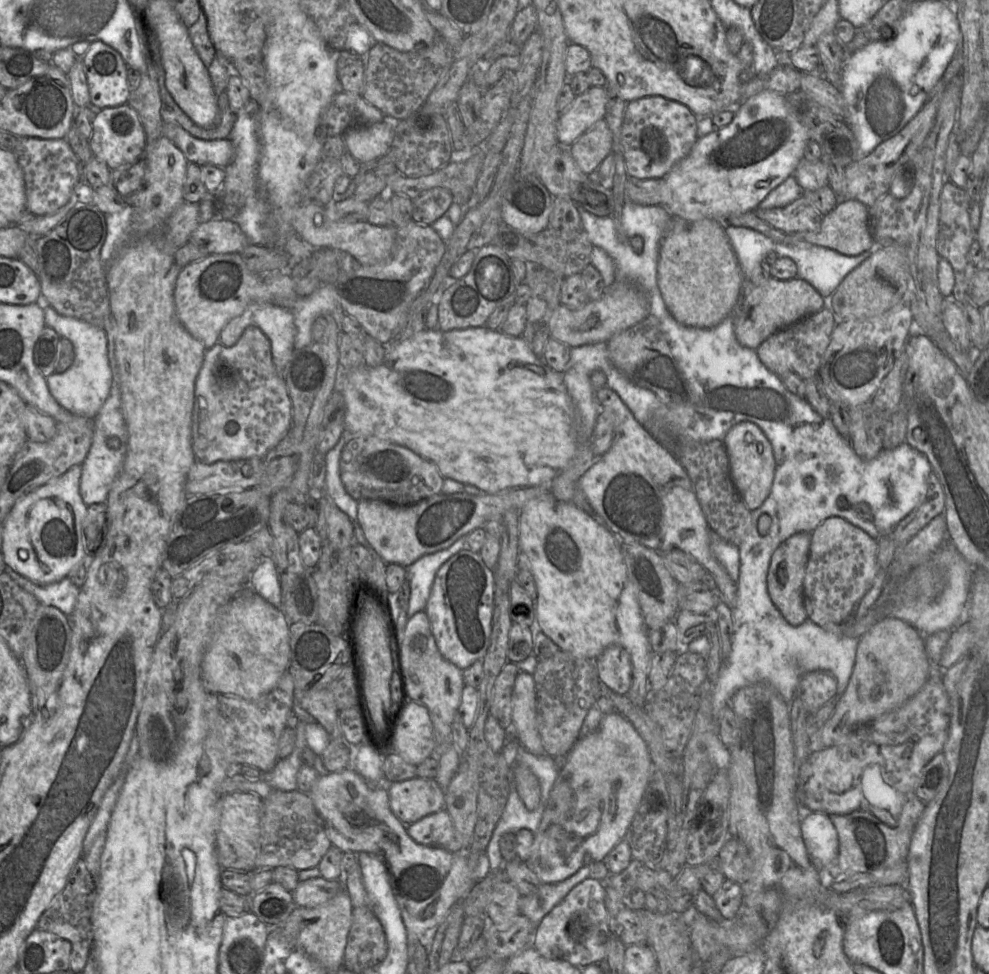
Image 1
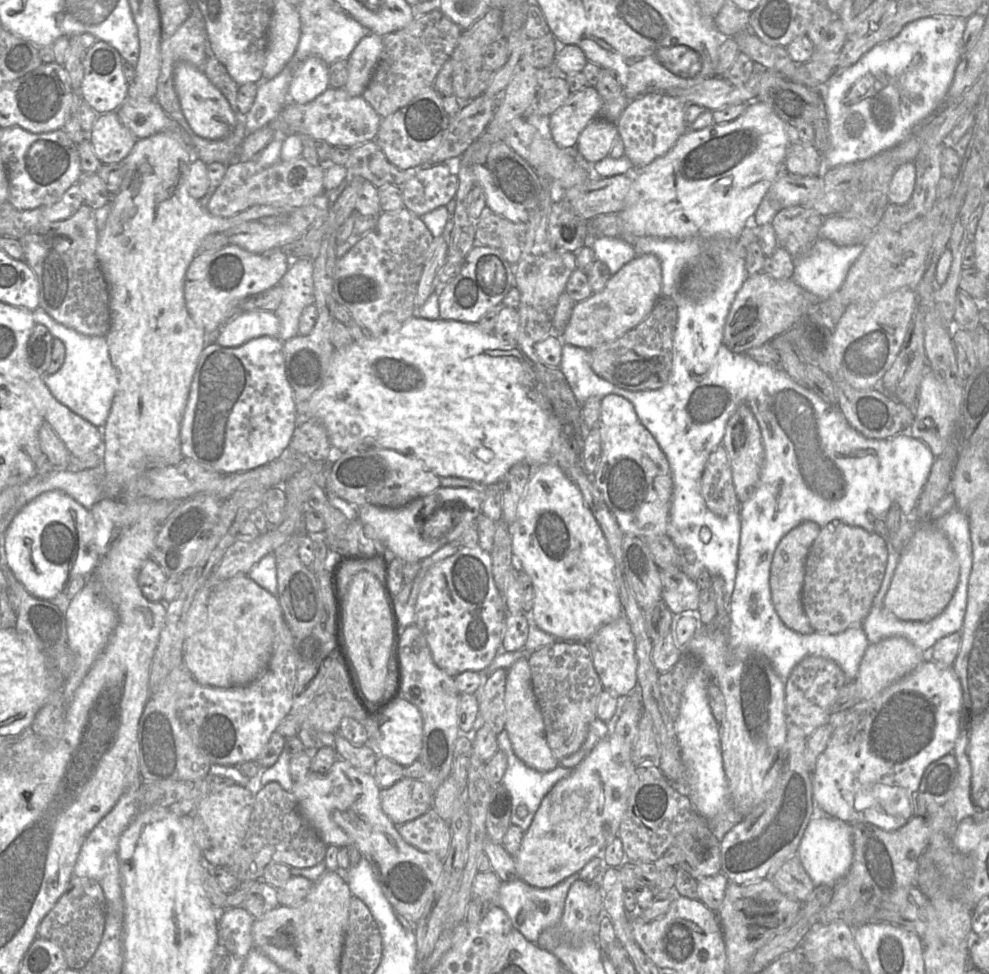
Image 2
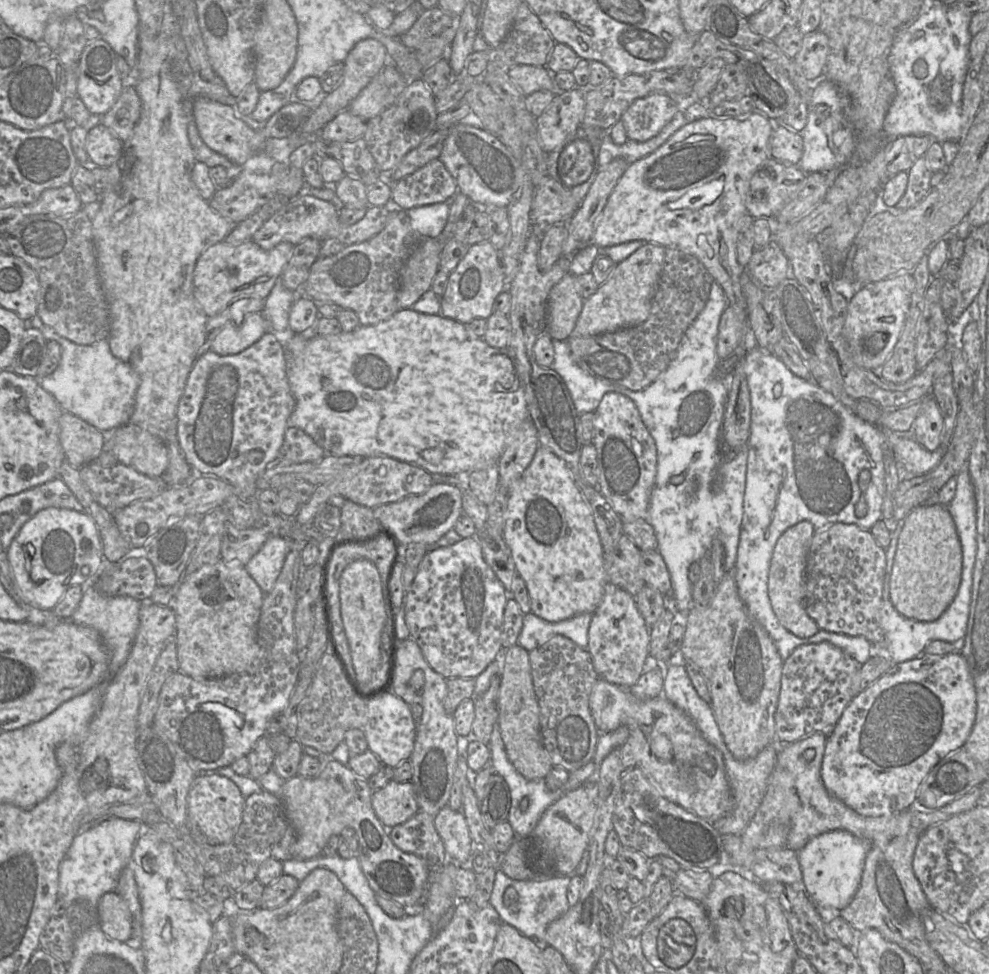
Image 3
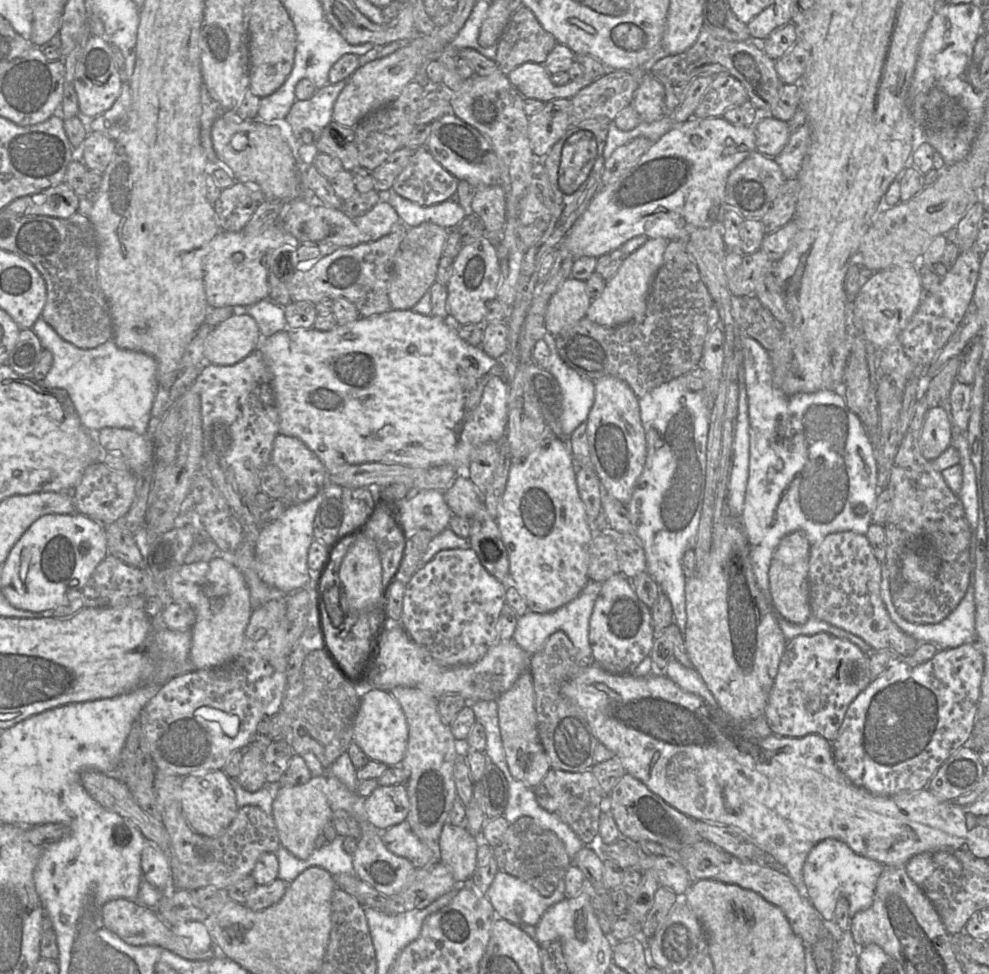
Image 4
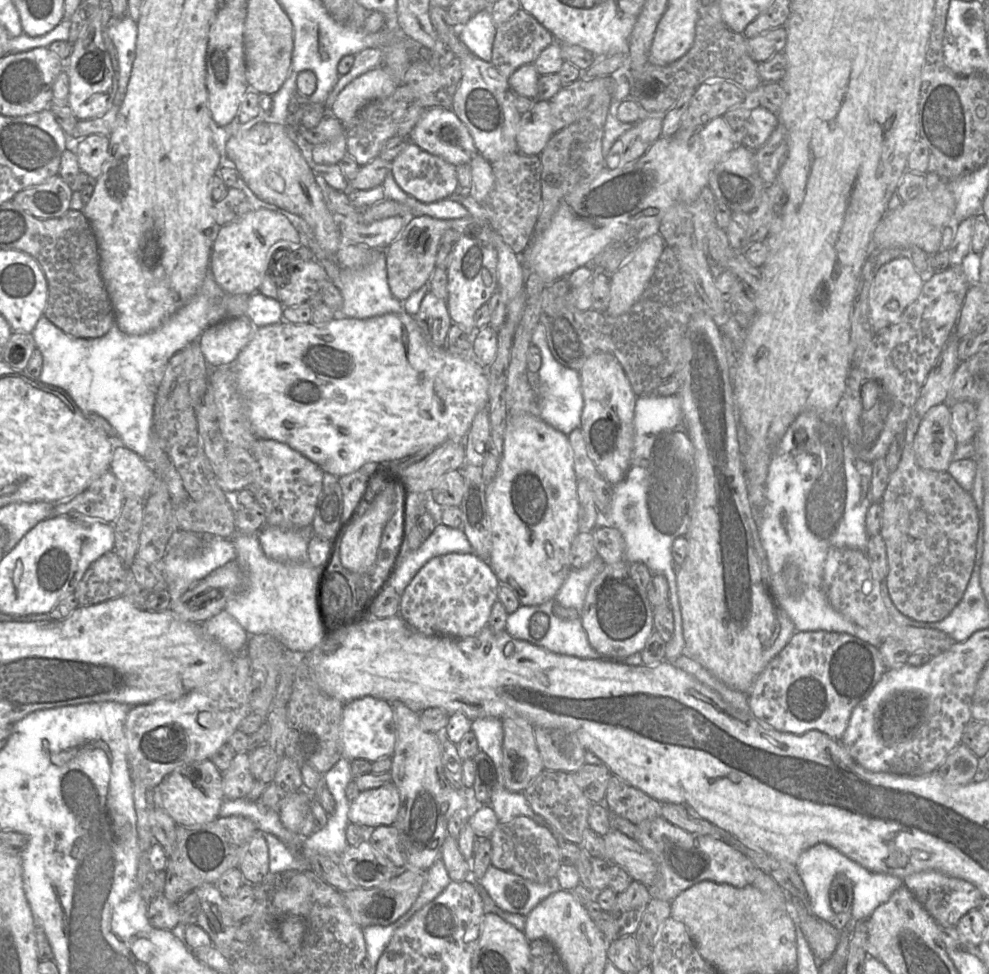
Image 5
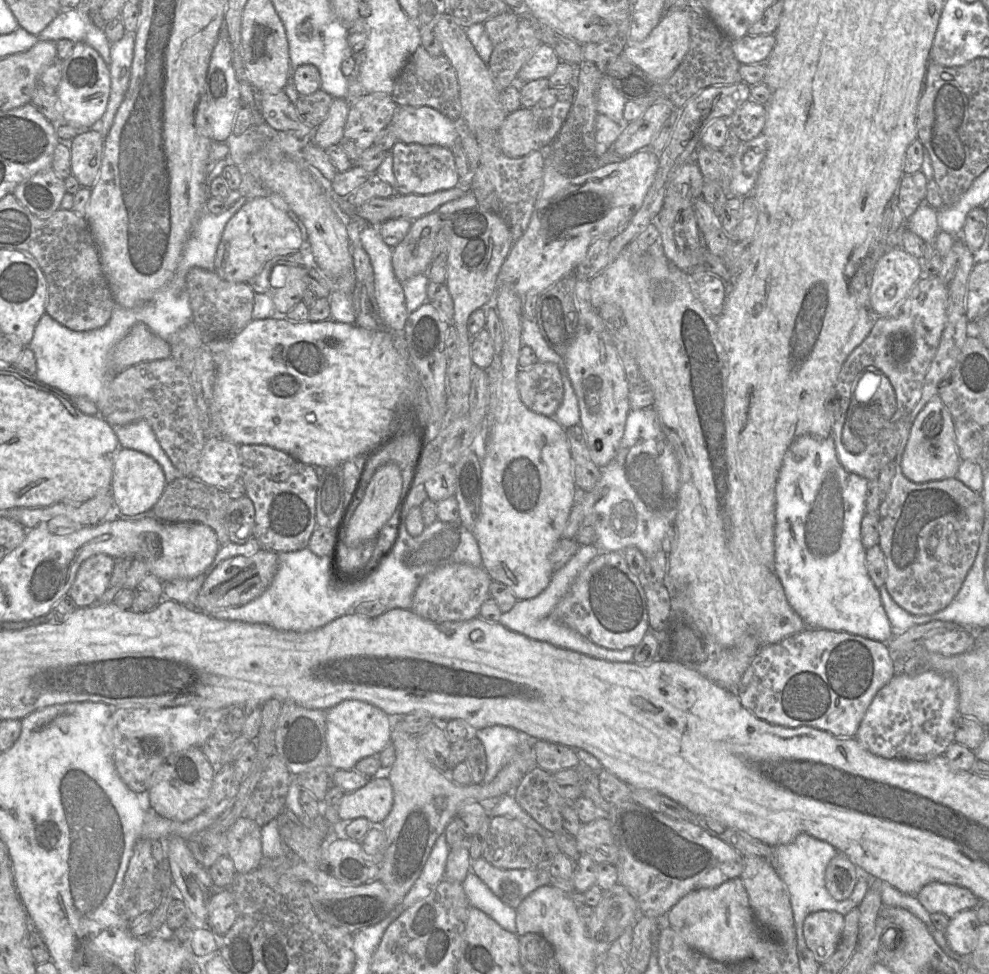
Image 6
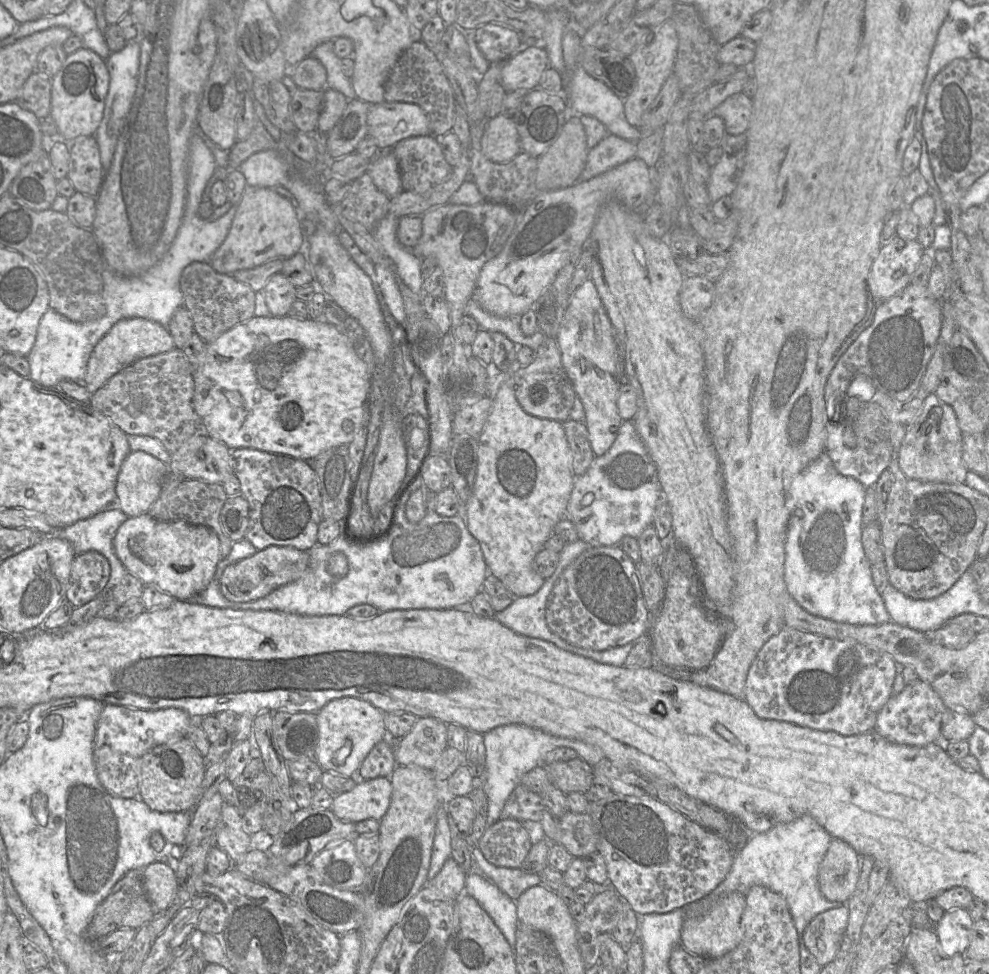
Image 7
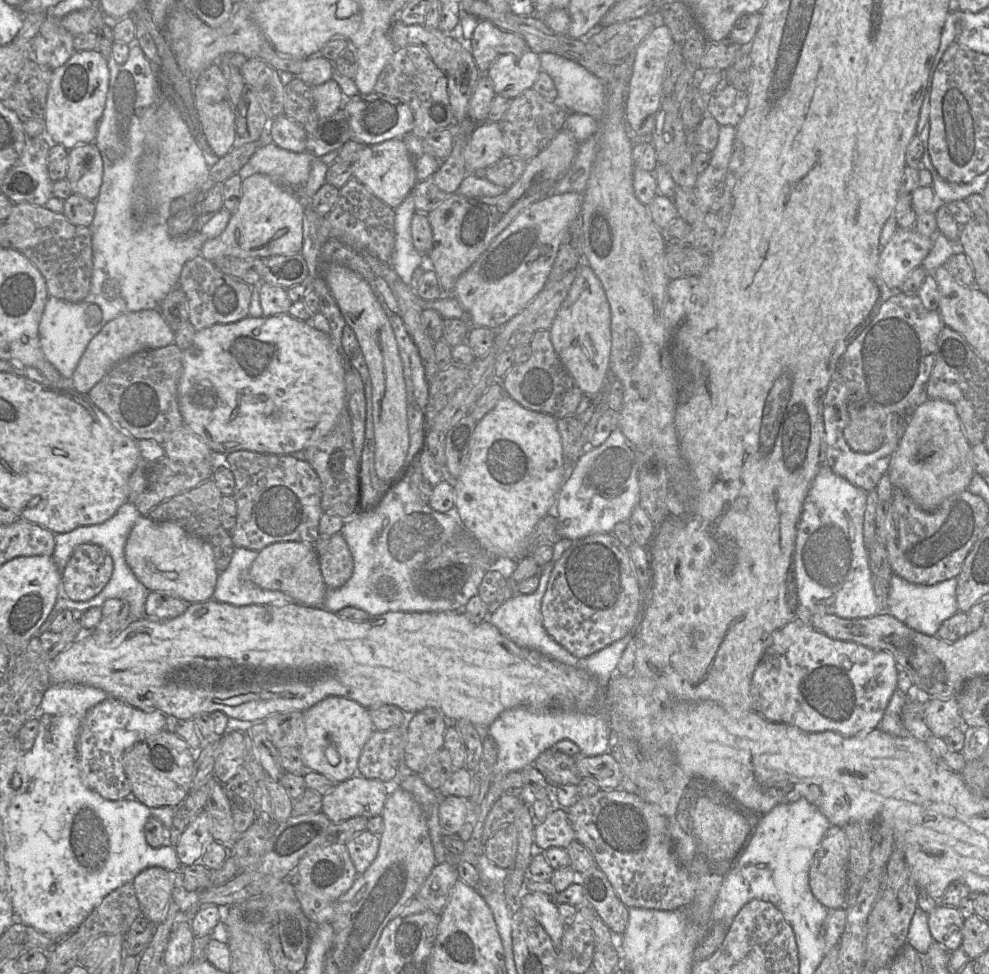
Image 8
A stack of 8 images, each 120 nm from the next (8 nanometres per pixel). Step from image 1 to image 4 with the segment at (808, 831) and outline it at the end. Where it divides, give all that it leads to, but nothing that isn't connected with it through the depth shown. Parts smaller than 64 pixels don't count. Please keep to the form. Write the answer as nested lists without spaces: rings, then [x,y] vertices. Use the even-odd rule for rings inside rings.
[[[828,838],[816,844],[807,855],[803,865],[803,881],[806,888],[806,896],[821,917],[831,922],[834,916],[836,903],[839,898],[846,898],[849,902],[849,918],[862,910],[869,908],[873,902],[877,880],[883,870],[883,865],[875,860],[856,854],[842,841]]]

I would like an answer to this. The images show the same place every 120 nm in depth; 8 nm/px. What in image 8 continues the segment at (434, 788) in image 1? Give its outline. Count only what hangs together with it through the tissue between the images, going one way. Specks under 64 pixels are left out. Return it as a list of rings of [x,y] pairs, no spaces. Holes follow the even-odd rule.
[[[352,777],[322,797],[321,812],[334,823],[356,816],[379,816],[389,792],[390,786],[381,780]]]

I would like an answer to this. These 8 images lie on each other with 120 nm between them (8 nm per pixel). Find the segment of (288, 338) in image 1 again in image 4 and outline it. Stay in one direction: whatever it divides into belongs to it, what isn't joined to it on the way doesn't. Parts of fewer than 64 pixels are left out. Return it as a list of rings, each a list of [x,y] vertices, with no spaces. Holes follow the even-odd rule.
[[[246,311],[235,313],[215,326],[205,339],[205,362],[234,365],[253,352],[262,338],[256,321]]]

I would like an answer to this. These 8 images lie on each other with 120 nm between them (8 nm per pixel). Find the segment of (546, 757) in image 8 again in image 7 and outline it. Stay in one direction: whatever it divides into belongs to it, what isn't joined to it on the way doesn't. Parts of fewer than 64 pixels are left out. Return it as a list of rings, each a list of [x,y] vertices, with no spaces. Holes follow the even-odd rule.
[[[580,757],[543,766],[547,771],[551,784],[564,794],[573,792],[585,794],[595,777],[592,766]]]

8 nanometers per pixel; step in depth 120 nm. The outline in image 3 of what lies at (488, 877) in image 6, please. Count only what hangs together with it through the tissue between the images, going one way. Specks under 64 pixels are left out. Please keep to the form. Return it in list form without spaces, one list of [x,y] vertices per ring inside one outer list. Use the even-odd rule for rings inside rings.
[[[501,869],[497,870],[490,904],[495,908],[503,923],[515,927],[528,938],[539,940],[543,950],[548,946],[545,942],[546,929],[554,920],[564,915],[569,909],[567,887],[572,876],[553,875],[547,879],[514,880]]]

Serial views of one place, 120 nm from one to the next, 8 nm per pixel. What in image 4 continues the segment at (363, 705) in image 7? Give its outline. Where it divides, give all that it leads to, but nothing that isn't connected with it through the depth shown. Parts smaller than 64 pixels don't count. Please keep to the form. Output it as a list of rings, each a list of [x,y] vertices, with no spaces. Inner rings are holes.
[[[367,688],[360,692],[353,741],[363,750],[369,760],[384,763],[389,767],[400,765],[407,748],[408,733],[408,724],[402,707],[389,691]]]

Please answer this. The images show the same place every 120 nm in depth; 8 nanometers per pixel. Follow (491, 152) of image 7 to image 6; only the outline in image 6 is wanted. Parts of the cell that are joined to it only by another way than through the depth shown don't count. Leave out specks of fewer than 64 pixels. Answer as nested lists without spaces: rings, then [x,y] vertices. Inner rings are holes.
[[[521,107],[507,115],[497,131],[501,150],[510,158],[519,158],[536,150],[531,108]]]

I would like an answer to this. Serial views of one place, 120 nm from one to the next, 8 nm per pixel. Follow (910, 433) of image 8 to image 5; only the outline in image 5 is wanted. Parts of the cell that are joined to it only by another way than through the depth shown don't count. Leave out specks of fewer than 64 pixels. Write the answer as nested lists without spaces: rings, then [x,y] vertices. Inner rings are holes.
[[[942,403],[932,407],[922,419],[914,439],[917,464],[923,469],[946,472],[956,447],[951,405]]]

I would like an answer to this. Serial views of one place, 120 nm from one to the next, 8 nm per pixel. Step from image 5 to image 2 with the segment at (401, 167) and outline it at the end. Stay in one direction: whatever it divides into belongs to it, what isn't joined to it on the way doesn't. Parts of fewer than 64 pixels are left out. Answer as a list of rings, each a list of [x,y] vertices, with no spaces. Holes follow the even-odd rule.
[[[444,163],[419,167],[416,173],[403,185],[398,186],[402,191],[404,208],[421,217],[440,206],[446,206],[452,200],[458,189],[458,176],[452,174]]]

